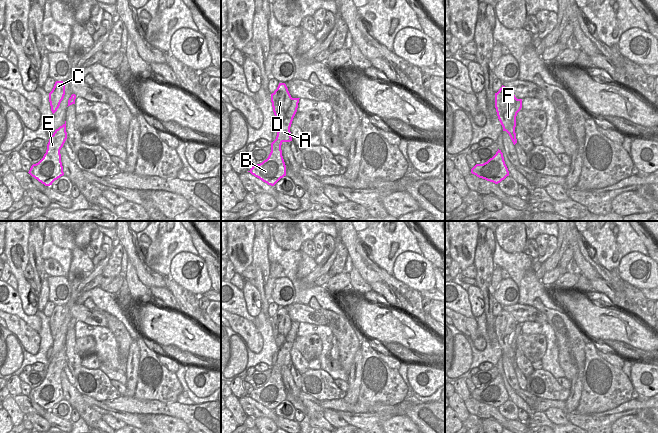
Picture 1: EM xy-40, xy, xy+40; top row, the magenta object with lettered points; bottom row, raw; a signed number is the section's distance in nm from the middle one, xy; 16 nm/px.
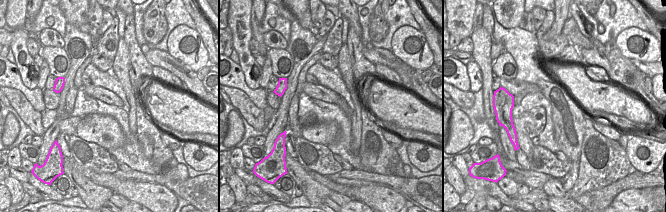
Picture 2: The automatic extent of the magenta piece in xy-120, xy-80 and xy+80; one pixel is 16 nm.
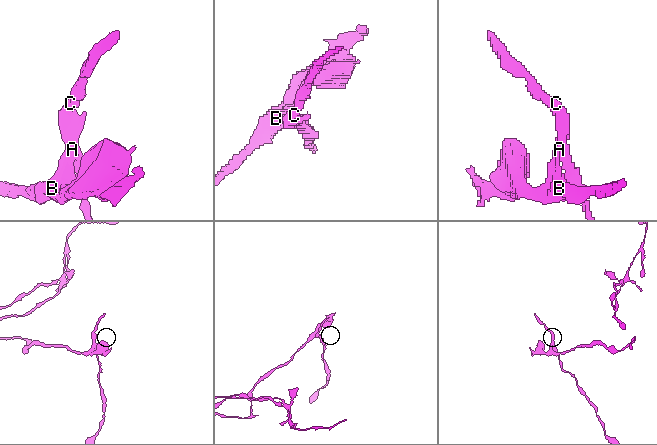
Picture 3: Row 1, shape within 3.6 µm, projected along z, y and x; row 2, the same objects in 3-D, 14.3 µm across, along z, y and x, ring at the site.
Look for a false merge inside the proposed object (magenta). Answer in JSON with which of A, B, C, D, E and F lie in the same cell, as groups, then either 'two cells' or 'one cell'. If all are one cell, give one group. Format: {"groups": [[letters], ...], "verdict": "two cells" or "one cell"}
{"groups": [["A", "B", "E"], ["C", "D", "F"]], "verdict": "two cells"}

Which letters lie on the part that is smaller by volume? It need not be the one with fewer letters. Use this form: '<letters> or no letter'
C, D, F

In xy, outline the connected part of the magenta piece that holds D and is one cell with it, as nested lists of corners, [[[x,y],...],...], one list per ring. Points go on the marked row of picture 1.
[[[279,83],[277,89],[271,94],[271,102],[276,121],[281,124],[292,104],[292,97],[285,83]]]

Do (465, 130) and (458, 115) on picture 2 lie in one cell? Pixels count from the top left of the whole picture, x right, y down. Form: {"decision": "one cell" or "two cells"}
{"decision": "one cell"}

